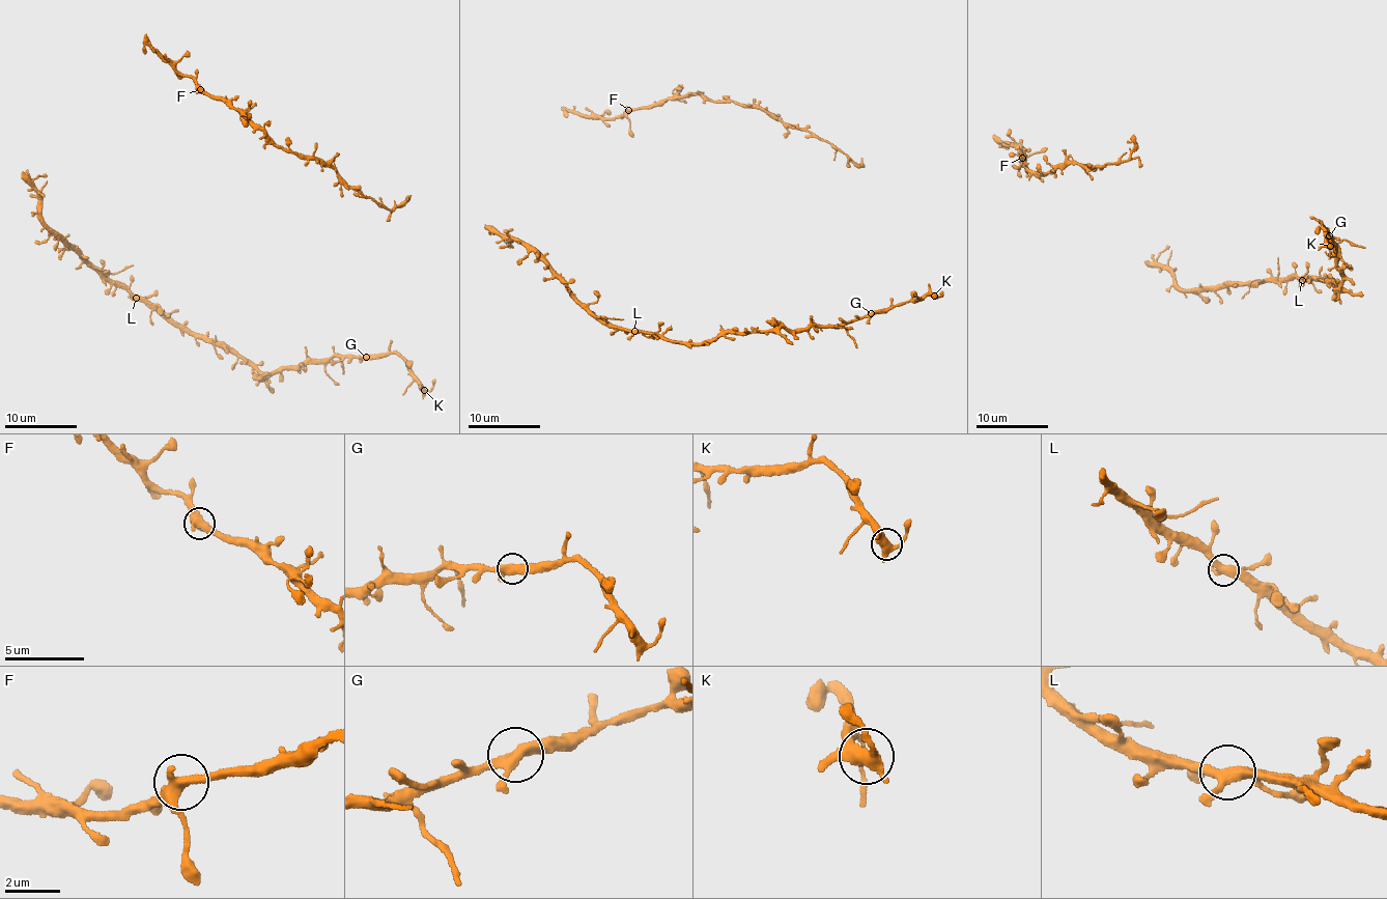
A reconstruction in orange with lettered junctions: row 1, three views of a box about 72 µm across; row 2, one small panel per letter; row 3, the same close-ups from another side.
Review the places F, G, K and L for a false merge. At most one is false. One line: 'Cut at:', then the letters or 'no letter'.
Cut at: no letter

